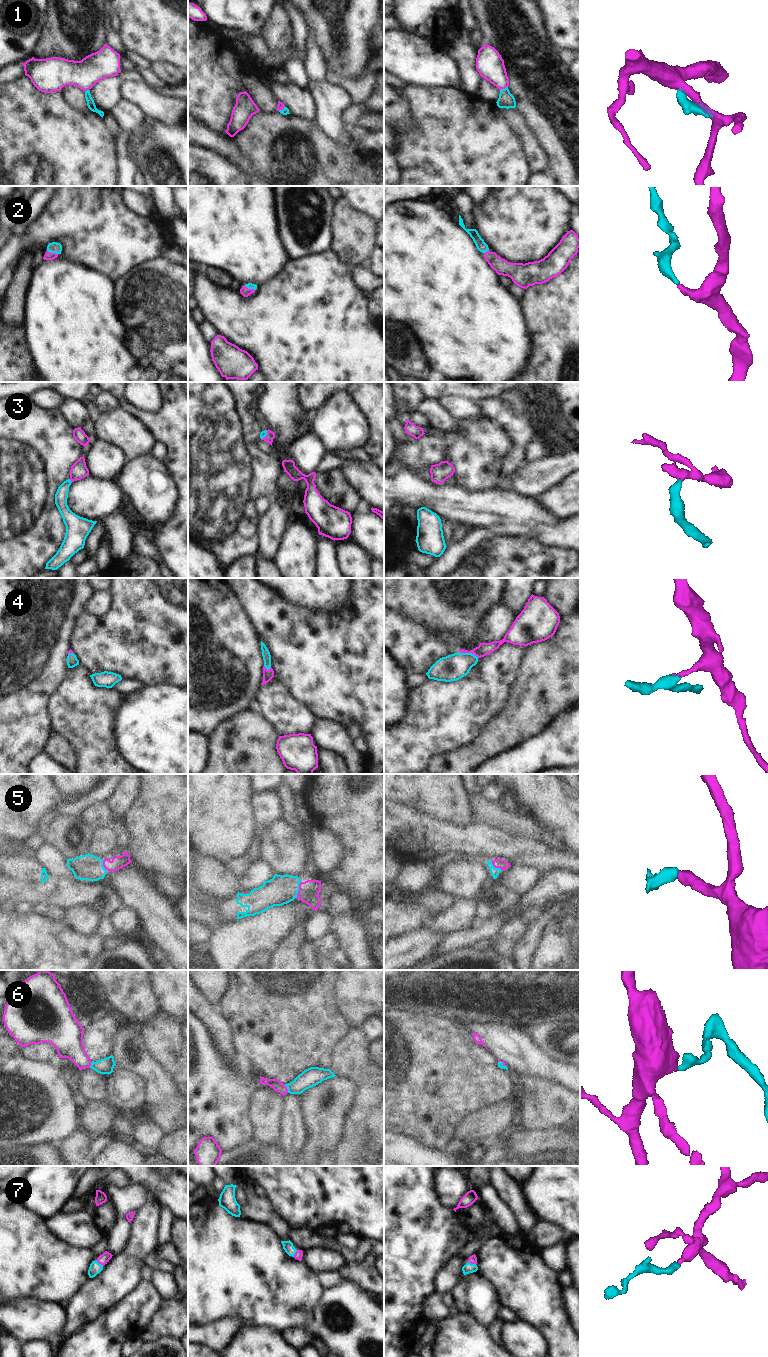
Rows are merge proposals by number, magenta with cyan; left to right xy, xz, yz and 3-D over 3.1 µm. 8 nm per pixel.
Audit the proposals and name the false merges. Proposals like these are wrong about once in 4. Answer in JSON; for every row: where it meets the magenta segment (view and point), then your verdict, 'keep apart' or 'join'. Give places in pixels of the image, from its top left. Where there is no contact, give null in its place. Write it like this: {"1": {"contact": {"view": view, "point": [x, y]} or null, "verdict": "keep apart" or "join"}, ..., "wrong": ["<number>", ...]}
{"1": {"contact": {"view": "yz", "point": [503, 88]}, "verdict": "join"}, "2": {"contact": {"view": "xy", "point": [52, 253]}, "verdict": "join"}, "3": {"contact": {"view": "xy", "point": [71, 481]}, "verdict": "join"}, "4": {"contact": {"view": "yz", "point": [469, 652]}, "verdict": "join"}, "5": {"contact": {"view": "xz", "point": [299, 889]}, "verdict": "join"}, "6": {"contact": {"view": "xz", "point": [286, 1088]}, "verdict": "join"}, "7": {"contact": {"view": "xy", "point": [100, 1263]}, "verdict": "join"}, "wrong": []}

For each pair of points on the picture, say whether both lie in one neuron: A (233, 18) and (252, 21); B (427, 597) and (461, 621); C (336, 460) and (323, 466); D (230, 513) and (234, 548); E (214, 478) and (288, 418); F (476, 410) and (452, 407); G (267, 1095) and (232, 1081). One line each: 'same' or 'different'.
A: same
B: same
C: same
D: same
E: different
F: same
G: different

